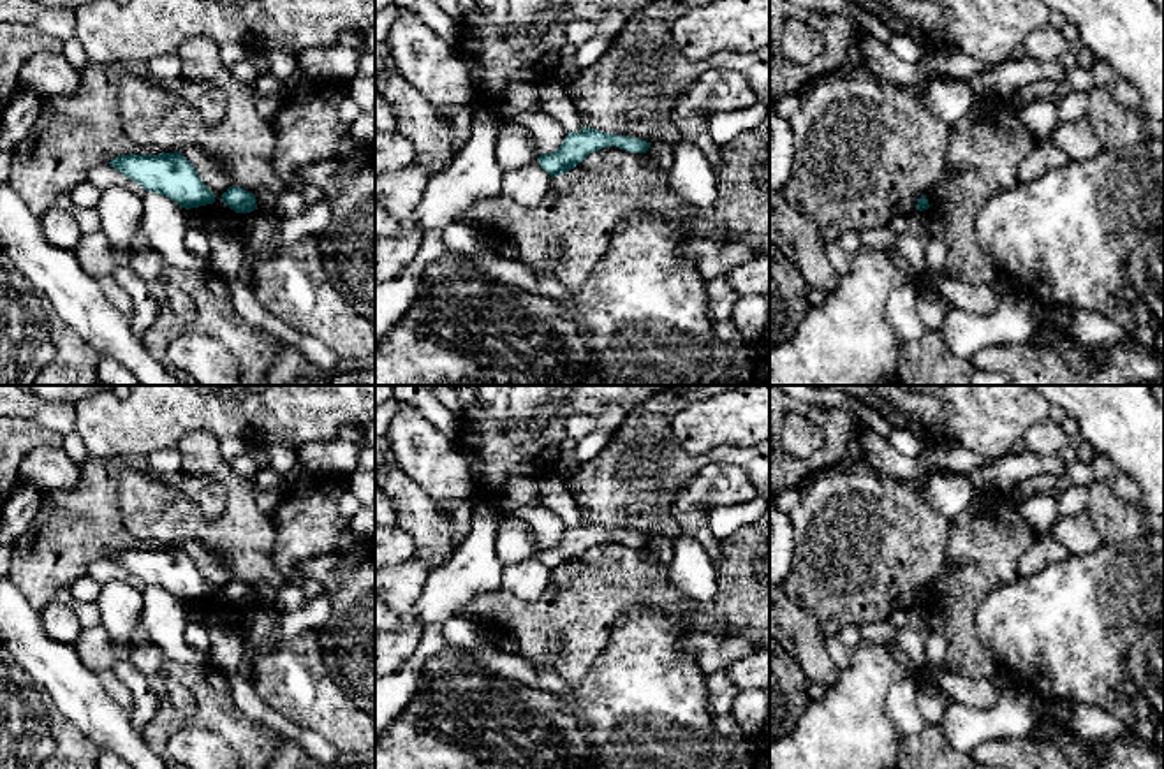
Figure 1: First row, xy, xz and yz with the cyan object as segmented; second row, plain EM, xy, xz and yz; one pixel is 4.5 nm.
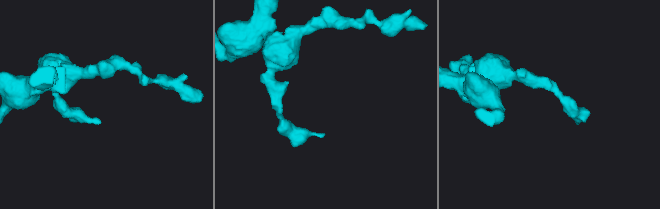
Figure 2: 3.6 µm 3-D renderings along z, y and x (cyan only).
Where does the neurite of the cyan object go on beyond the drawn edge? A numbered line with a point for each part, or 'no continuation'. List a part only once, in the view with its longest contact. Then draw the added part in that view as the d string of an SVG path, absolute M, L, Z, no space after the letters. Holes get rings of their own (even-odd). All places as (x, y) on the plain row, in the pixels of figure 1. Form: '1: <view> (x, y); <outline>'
no continuation

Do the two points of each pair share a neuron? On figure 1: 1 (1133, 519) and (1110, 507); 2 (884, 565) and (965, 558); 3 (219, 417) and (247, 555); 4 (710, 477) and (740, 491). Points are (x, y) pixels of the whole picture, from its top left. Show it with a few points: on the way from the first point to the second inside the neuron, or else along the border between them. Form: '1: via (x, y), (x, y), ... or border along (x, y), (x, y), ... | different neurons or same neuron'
1: via (1127, 519), (1115, 512) | same neuron
2: border along (953, 521), (946, 563), (934, 579) | different neurons
3: border along (219, 437), (208, 432), (191, 432), (178, 444) | different neurons
4: via (717, 484), (733, 486) | same neuron

